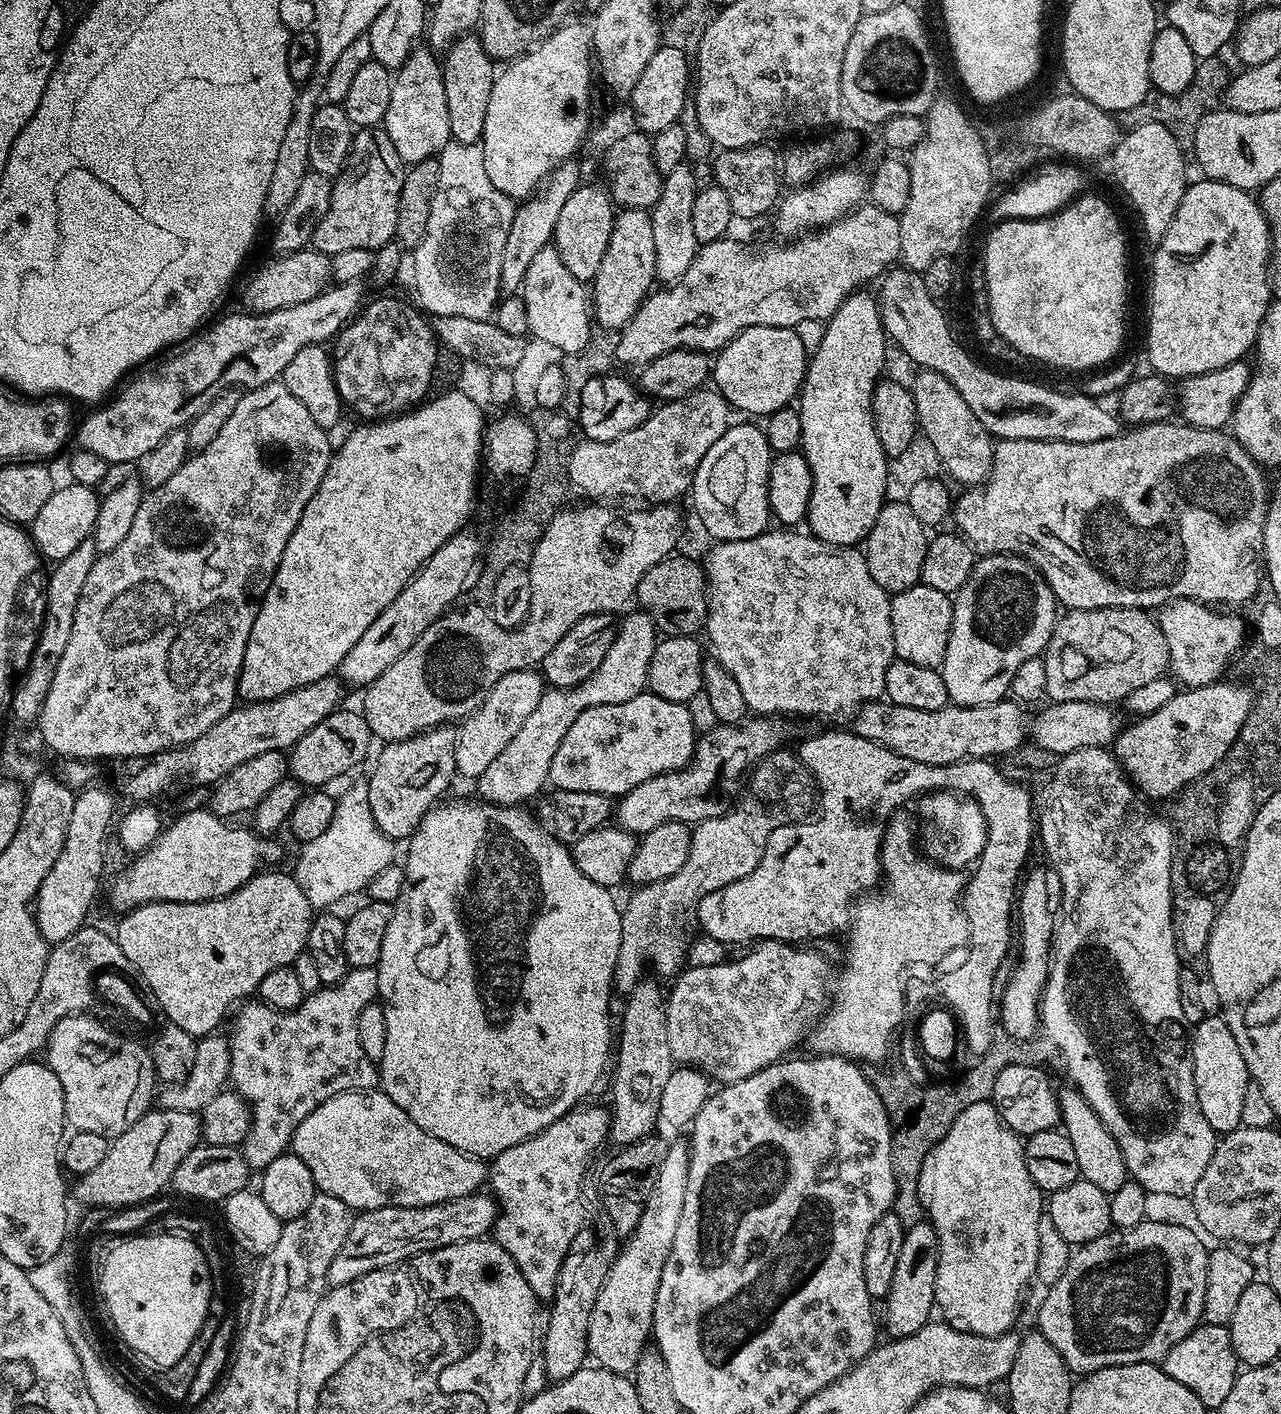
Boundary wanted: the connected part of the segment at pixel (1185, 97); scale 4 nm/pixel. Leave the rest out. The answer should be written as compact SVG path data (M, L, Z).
M1219 55L1201 57L1197 61L1194 81L1181 95L1163 94L1162 91L1150 88L1142 102L1116 114L1119 127L1127 130L1152 121L1158 122L1159 125L1166 126L1170 134L1174 135L1185 161L1193 161L1196 157L1194 138L1197 137L1198 122L1205 113L1211 111L1219 103L1230 79L1230 71L1228 72L1220 59L1222 58Z

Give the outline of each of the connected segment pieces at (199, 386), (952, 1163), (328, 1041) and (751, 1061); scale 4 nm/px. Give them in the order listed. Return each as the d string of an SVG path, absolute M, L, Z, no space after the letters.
M350 281L329 287L310 302L286 306L282 310L273 312L224 316L217 324L209 323L199 335L187 341L184 347L188 348L181 347L176 350L181 352L173 351L168 354L173 356L153 358L147 364L141 364L135 369L127 383L111 399L101 403L97 407L101 408L97 412L90 413L81 424L79 421L74 432L75 442L77 440L80 443L77 445L83 451L98 454L98 458L102 458L109 466L135 465L144 456L154 451L171 431L187 426L198 414L202 414L202 410L206 410L206 406L210 406L210 402L214 402L214 398L218 398L220 392L251 390L279 381L284 375L286 366L290 366L290 362L294 359L294 354L298 354L298 350L311 344L327 345L333 338L339 336L341 328L357 315L363 303L364 286L363 281Z
M989 1101L978 1102L954 1119L946 1134L926 1154L918 1178L918 1198L927 1223L938 1238L938 1274L934 1278L936 1308L960 1332L1000 1336L1013 1331L1020 1295L1036 1275L1038 1222L1046 1208L1040 1187L1026 1170L1021 1137L1009 1130Z
M352 968L344 975L342 982L305 995L304 1001L289 1012L279 1012L259 1002L239 1005L235 1013L236 1021L232 1024L232 1036L228 1040L228 1078L231 1087L248 1101L252 1110L252 1131L242 1145L249 1168L262 1170L270 1166L274 1158L285 1155L299 1123L327 1099L343 1092L366 1092L377 1087L377 1065L366 1058L366 1050L362 1050L362 1042L358 1042L358 1014L362 1014L362 1010L366 1010L366 1006L373 1003L377 996L378 974L375 968Z
M765 940L757 943L751 950L745 954L741 960L729 959L727 962L714 966L701 966L699 968L685 967L683 971L675 977L676 985L669 991L666 996L664 1009L666 1010L666 1035L670 1037L670 1054L673 1061L680 1066L691 1066L697 1068L699 1072L711 1078L713 1081L719 1082L721 1085L733 1084L742 1078L750 1078L750 1074L754 1074L758 1070L762 1070L766 1066L776 1063L777 1060L783 1060L789 1055L788 1052L796 1043L805 1039L806 1033L809 1031L808 1016L815 1017L817 1014L825 1011L826 1005L830 1000L830 972L828 976L828 964L816 952L807 952L807 947L797 946L792 942L783 940Z

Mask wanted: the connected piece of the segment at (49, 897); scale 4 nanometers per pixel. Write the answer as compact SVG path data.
M96 787L82 788L75 793L76 801L70 814L62 854L58 854L58 862L50 866L50 874L42 878L42 886L34 901L36 925L49 945L70 938L70 934L85 927L87 920L84 919L100 888L100 875L104 872L104 843L108 840L108 827L116 812L116 800L106 789Z

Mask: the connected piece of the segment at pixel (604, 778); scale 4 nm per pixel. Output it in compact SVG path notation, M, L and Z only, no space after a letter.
M645 690L630 702L594 706L578 714L574 726L566 730L554 762L550 762L548 779L553 789L594 791L619 798L646 778L686 767L692 761L697 739L687 704L670 702Z

